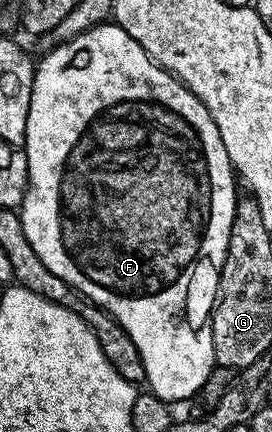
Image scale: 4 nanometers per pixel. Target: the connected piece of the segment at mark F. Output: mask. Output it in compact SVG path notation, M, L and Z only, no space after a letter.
M116 24L96 26L62 46L52 47L48 53L42 62L36 63L33 71L31 108L27 112L23 149L29 169L29 190L19 211L23 232L27 232L27 240L31 240L35 256L43 260L48 270L55 272L55 276L77 289L78 294L102 306L111 317L119 320L119 324L123 324L127 336L135 340L139 356L143 356L145 382L151 393L170 404L185 402L203 388L208 374L215 367L211 344L213 308L217 301L217 286L221 283L225 253L229 247L231 224L239 201L239 182L227 156L227 148L223 148L219 128L215 128L215 120L211 120L205 105L174 74L154 62L153 57L123 27Z

